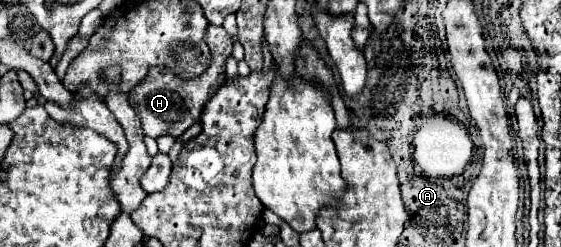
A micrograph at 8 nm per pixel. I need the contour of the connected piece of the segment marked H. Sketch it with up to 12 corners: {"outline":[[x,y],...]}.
{"outline":[[207,27],[213,61],[183,81],[151,69],[131,89],[145,135],[179,137],[225,81],[233,37]]}

